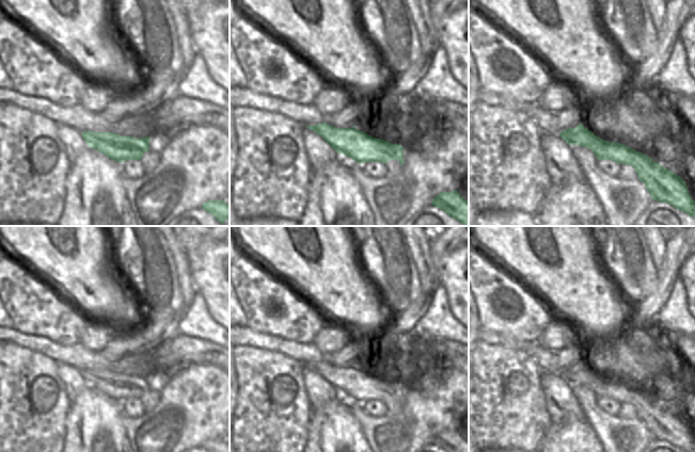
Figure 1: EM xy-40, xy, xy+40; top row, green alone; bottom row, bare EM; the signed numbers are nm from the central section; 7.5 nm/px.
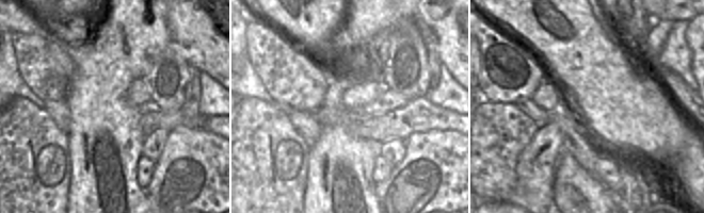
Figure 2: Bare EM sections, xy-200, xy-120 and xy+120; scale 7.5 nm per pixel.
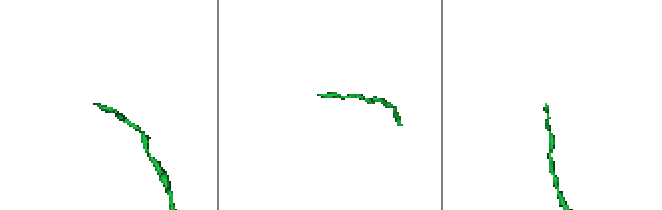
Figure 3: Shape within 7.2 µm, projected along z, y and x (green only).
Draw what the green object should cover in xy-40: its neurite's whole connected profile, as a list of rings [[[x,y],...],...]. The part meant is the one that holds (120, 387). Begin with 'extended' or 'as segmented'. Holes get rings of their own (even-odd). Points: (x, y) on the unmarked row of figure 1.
as segmented | [[[84,370],[81,374],[88,386],[91,386],[116,401],[141,399],[149,389],[151,376],[136,377],[123,375],[114,371]]]

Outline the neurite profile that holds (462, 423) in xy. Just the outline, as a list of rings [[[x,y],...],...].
[[[465,411],[456,423],[458,432],[467,439],[469,439],[469,411]]]

